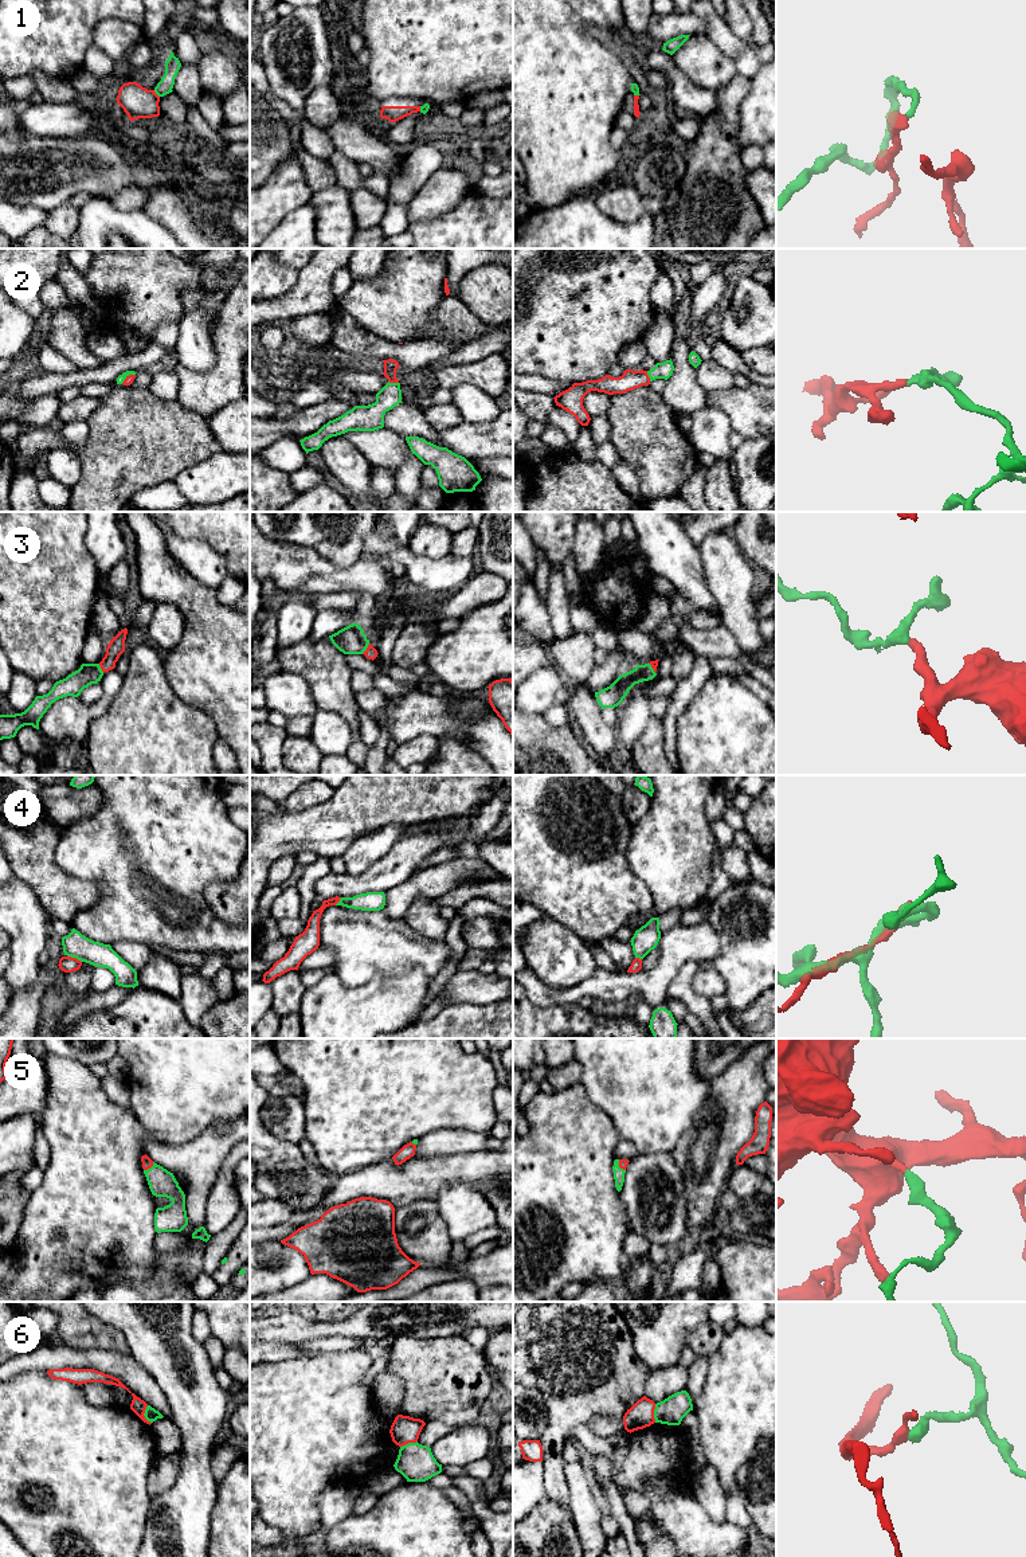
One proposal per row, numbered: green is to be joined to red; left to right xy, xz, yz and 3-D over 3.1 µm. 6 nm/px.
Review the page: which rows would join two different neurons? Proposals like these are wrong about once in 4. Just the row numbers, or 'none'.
1, 4, 6

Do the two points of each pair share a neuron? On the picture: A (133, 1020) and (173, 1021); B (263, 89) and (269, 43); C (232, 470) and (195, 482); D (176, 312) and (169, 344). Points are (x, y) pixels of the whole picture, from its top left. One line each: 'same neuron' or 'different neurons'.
A: same neuron
B: different neurons
C: same neuron
D: different neurons

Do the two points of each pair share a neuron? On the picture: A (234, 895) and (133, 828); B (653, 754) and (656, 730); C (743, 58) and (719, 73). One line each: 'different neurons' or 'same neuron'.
A: different neurons
B: same neuron
C: different neurons

